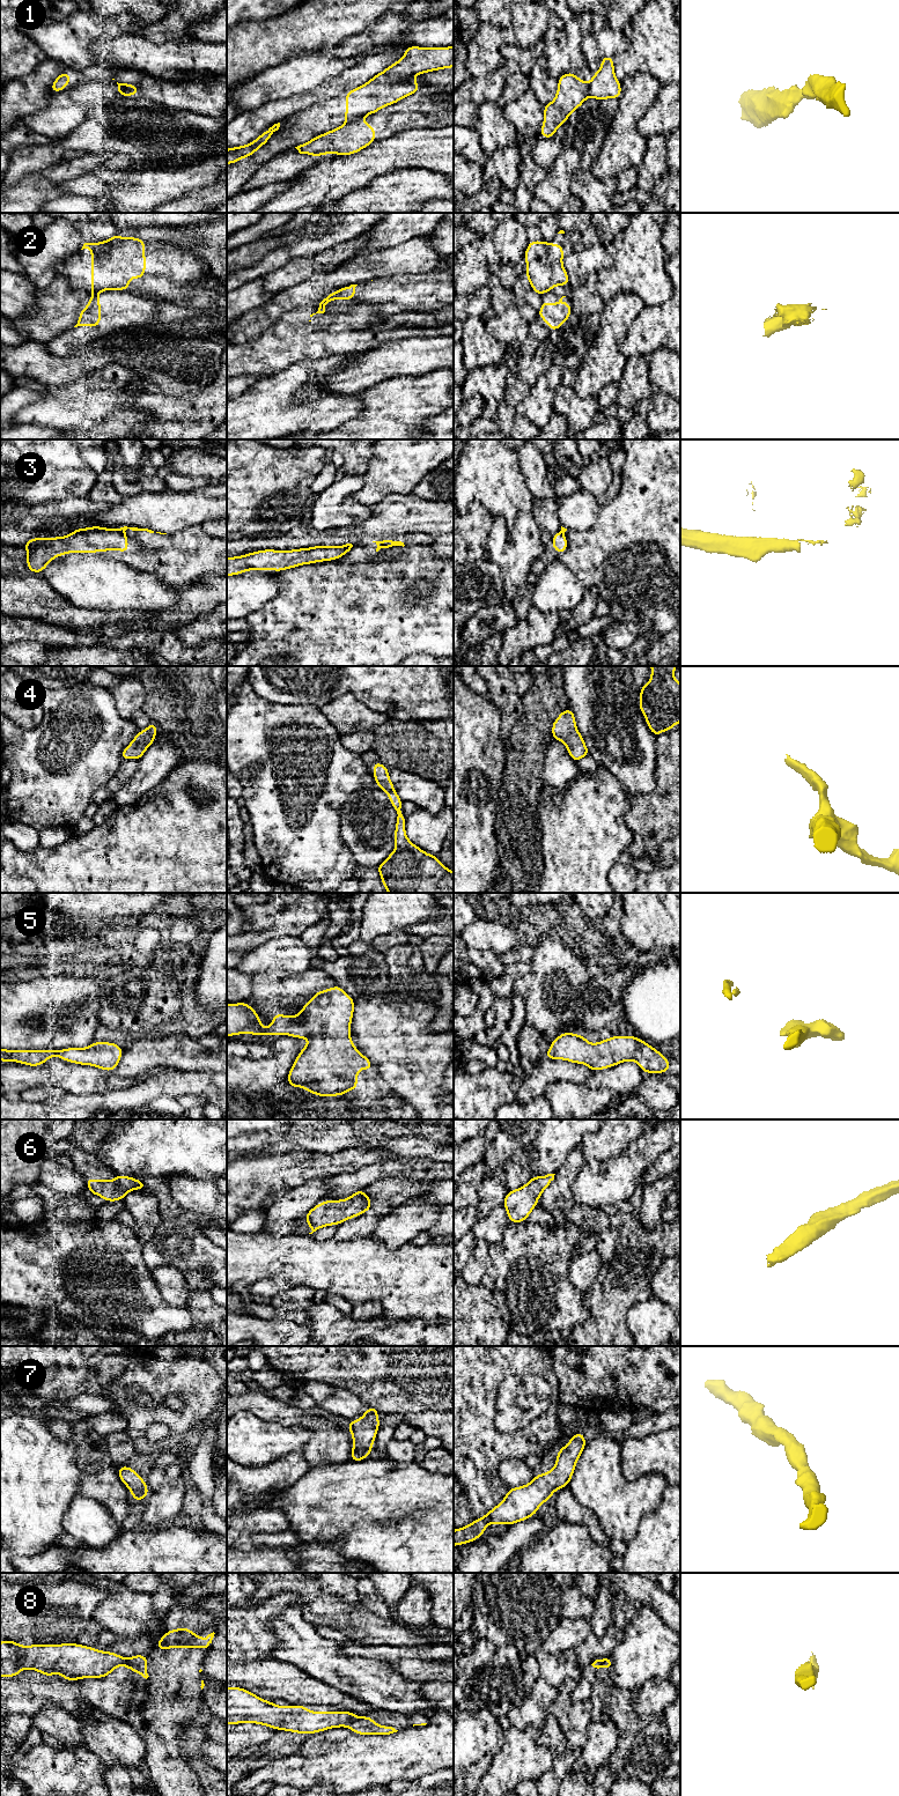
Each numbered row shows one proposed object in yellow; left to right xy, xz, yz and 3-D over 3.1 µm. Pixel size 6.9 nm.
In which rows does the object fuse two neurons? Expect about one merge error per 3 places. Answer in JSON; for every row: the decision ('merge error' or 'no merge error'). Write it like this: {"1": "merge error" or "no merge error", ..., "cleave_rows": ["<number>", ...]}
{"1": "merge error", "2": "merge error", "3": "merge error", "4": "no merge error", "5": "no merge error", "6": "no merge error", "7": "no merge error", "8": "merge error", "cleave_rows": ["1", "2", "3", "8"]}

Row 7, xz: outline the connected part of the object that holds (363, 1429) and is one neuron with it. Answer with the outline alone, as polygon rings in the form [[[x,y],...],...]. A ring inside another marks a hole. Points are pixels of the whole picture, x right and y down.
[[[370,1405],[360,1419],[346,1425],[353,1436],[352,1462],[360,1462],[371,1455],[371,1447],[380,1425],[378,1411],[374,1405]]]

